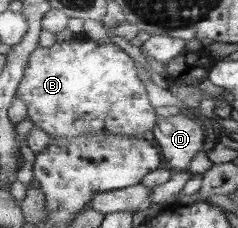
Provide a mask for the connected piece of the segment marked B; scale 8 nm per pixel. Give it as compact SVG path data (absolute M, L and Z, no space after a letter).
M74 36L52 47L37 47L28 59L17 97L27 104L28 118L33 125L52 137L77 137L80 133L102 131L121 137L143 137L147 131L153 131L160 119L149 99L147 86L139 79L133 57L113 43L95 42L82 36Z

